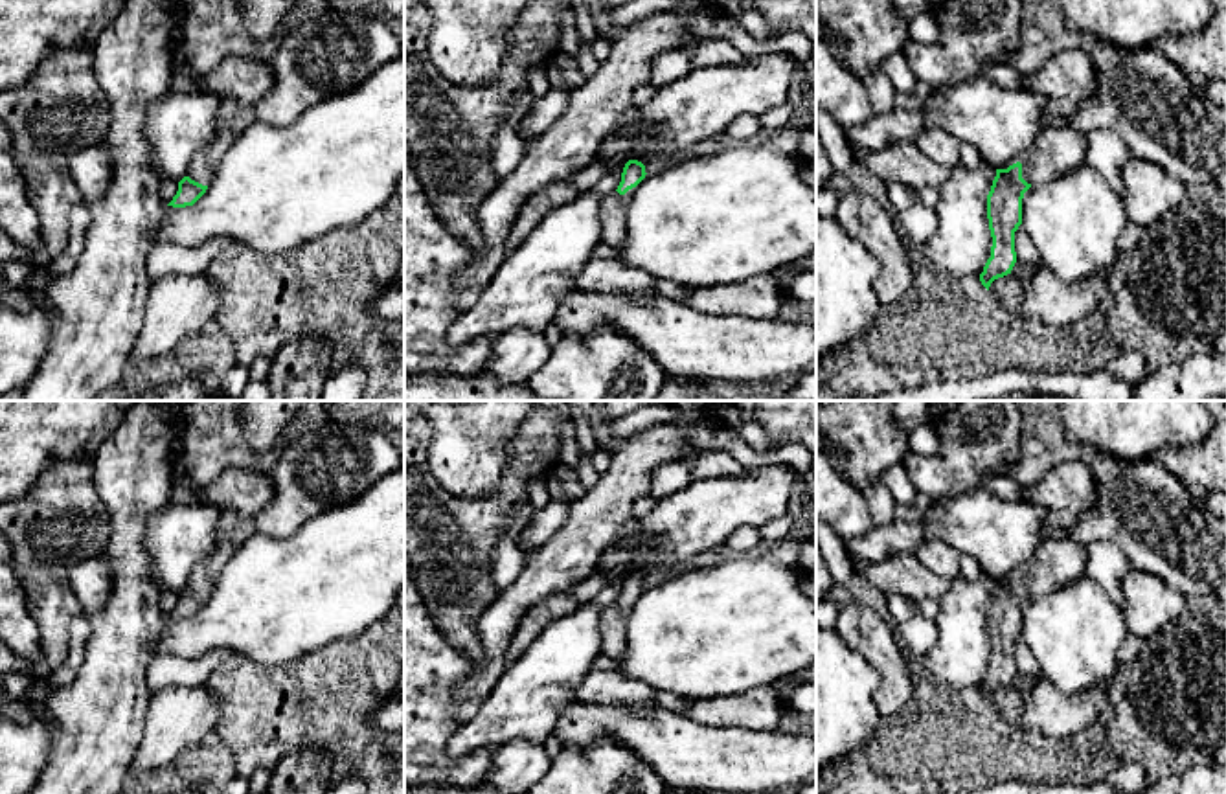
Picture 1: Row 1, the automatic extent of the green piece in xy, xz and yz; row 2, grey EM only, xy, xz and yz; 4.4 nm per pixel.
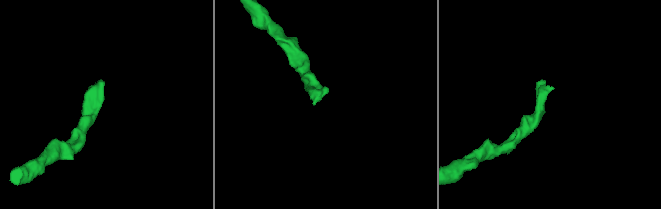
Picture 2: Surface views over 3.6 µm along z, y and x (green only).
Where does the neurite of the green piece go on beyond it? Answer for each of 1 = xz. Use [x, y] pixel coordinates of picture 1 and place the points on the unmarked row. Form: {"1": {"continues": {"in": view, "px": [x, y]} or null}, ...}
{"1": {"continues": {"in": "xz", "px": [612, 625]}}}

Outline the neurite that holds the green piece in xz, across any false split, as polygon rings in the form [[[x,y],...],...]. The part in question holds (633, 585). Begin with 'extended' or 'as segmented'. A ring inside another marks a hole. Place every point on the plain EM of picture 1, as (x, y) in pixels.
extended; [[[629,572],[623,579],[618,601],[608,607],[599,619],[601,652],[616,664],[621,664],[627,658],[625,605],[636,599],[645,586],[645,577],[641,573]]]

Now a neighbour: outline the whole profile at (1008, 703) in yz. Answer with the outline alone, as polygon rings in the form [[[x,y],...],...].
[[[1016,671],[1013,682],[1007,687],[991,695],[989,704],[994,708],[1002,720],[1011,726],[1018,726],[1024,704],[1035,684],[1035,678],[1024,676]]]

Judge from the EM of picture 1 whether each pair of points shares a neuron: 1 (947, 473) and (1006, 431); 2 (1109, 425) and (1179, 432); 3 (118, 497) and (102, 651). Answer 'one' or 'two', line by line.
1: one
2: one
3: one

